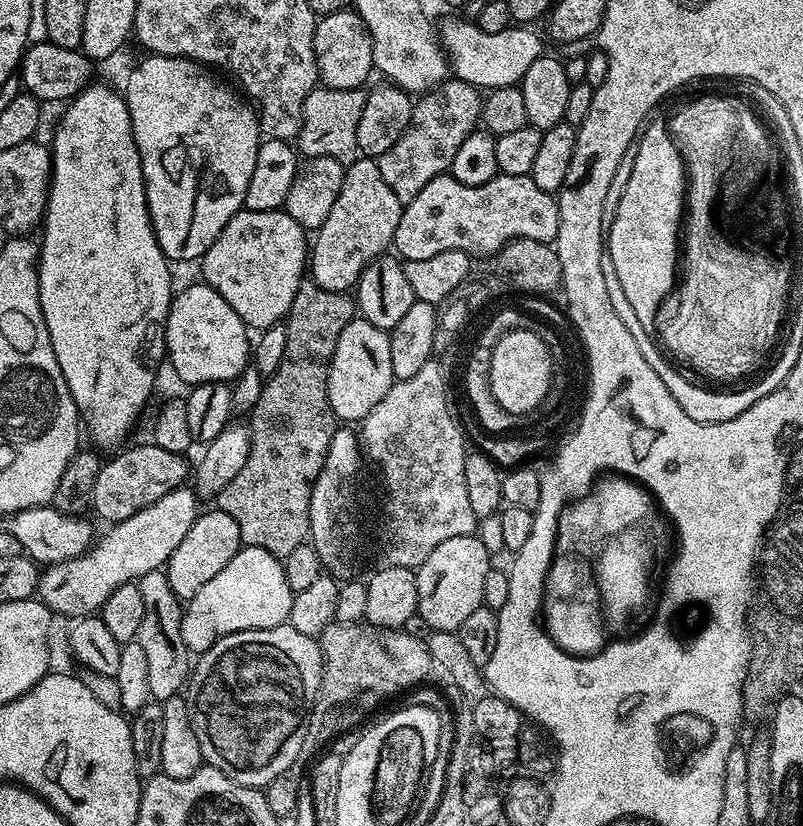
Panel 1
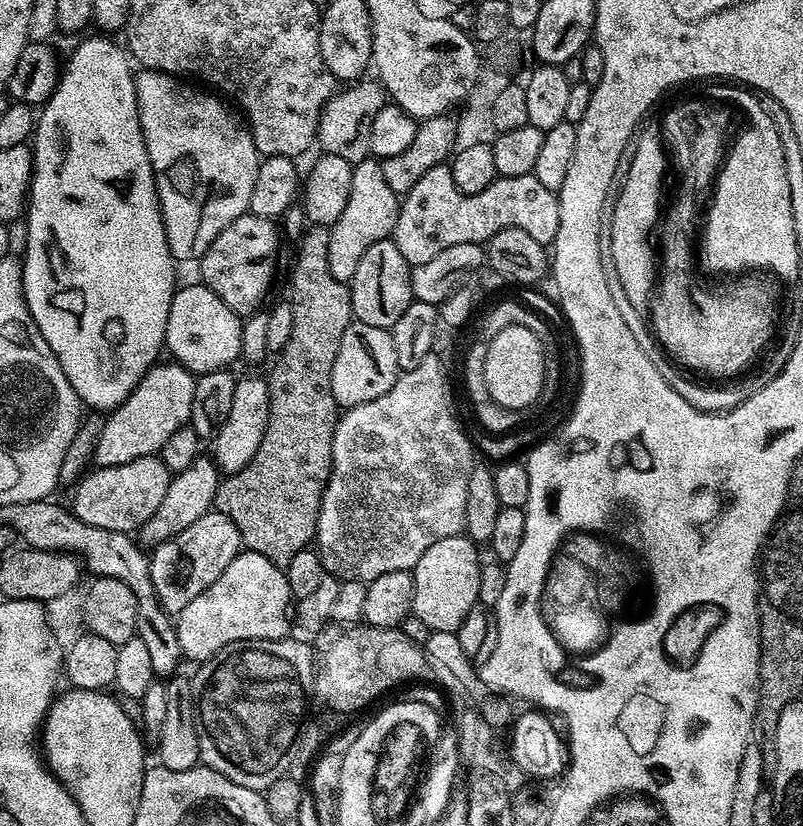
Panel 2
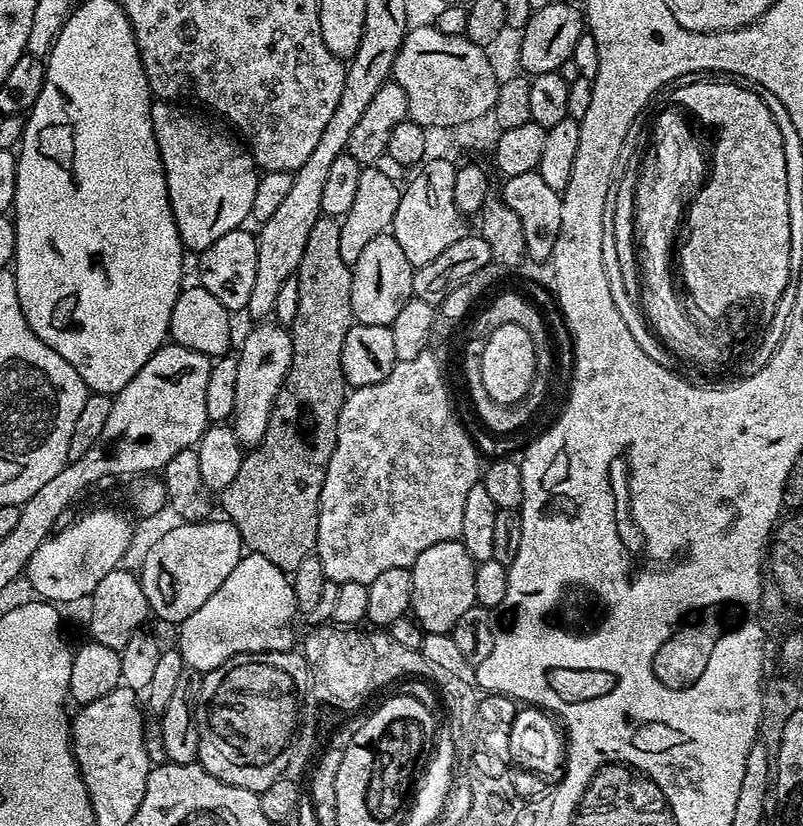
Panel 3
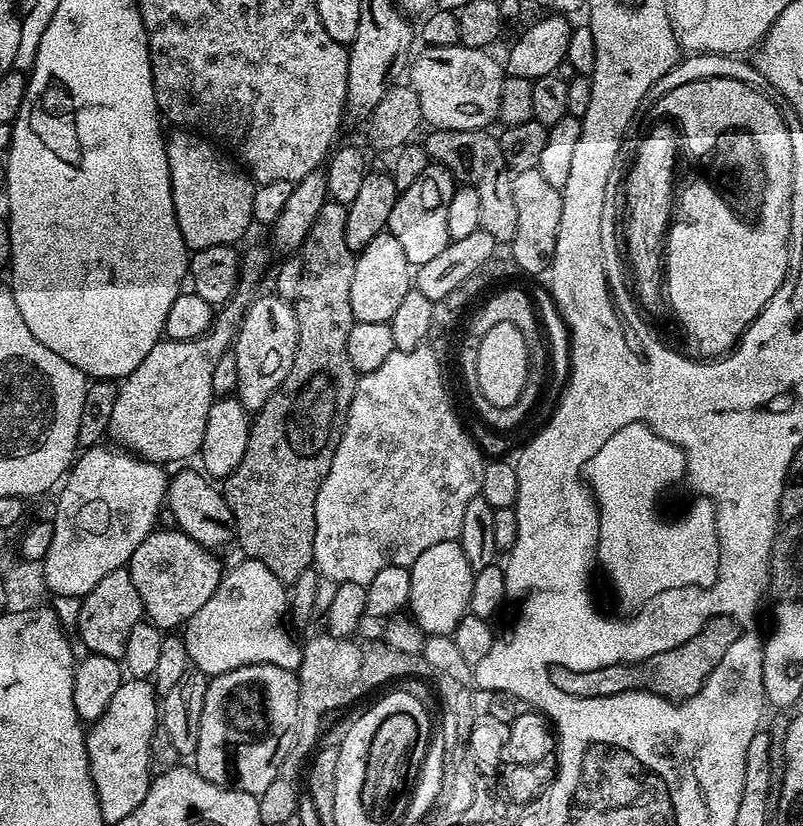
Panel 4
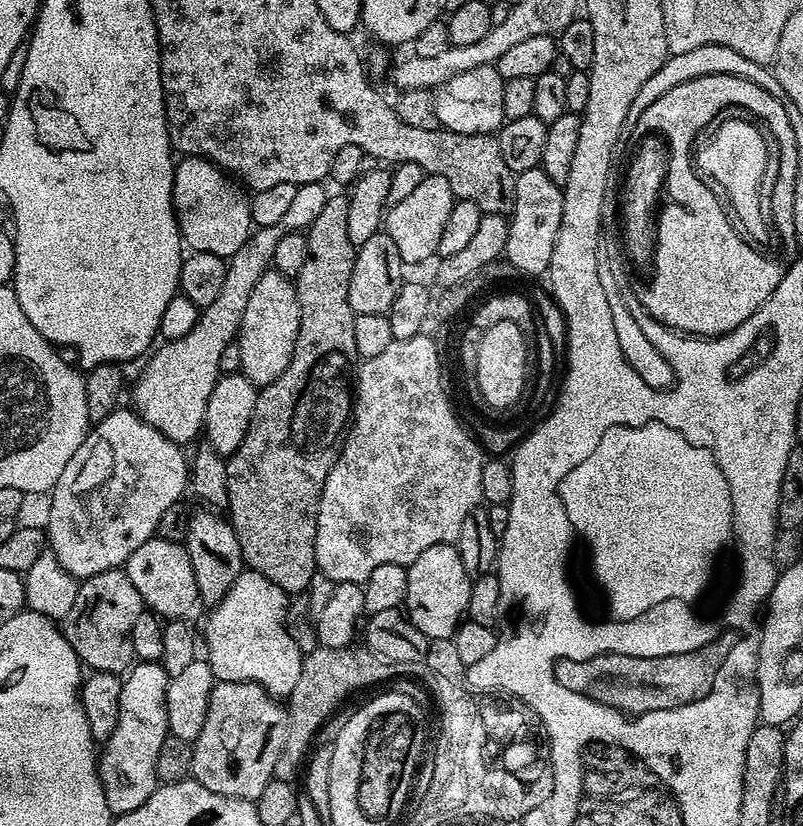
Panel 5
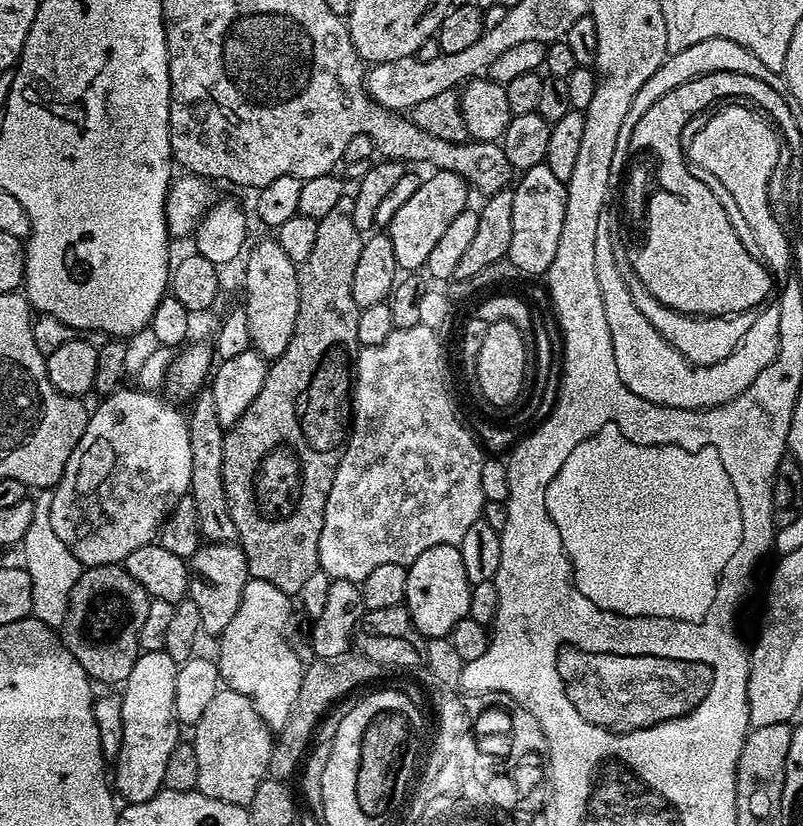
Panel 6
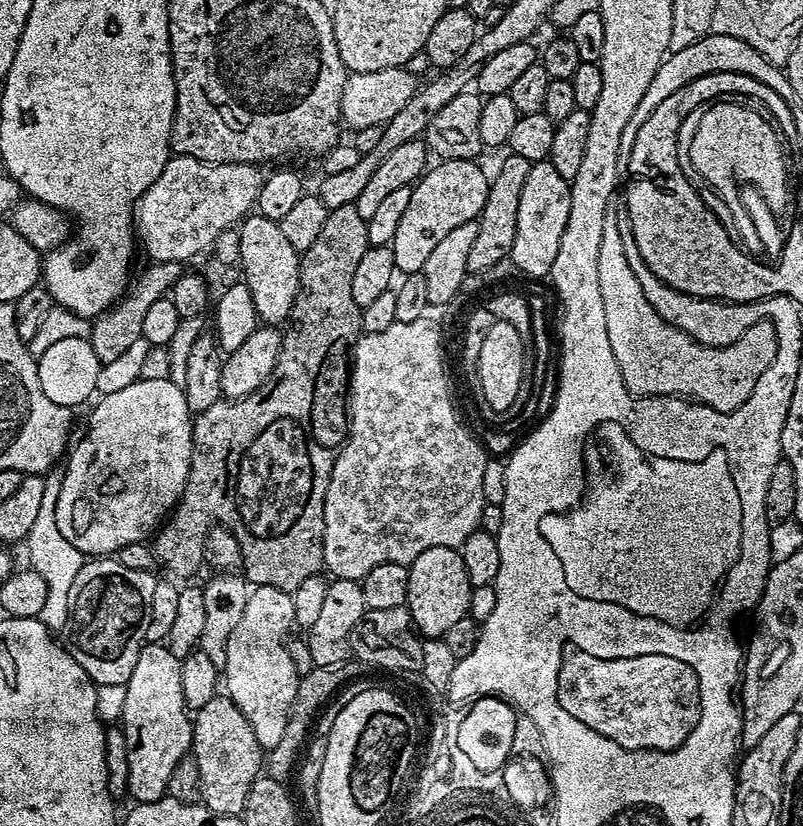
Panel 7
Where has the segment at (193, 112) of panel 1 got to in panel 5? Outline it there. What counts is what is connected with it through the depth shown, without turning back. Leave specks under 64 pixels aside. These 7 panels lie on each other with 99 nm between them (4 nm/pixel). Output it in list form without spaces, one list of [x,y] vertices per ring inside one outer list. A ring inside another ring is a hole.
[[[184,156],[181,161],[172,174],[172,206],[180,224],[181,241],[192,252],[230,258],[254,231],[252,205],[245,189],[224,169],[202,156]]]

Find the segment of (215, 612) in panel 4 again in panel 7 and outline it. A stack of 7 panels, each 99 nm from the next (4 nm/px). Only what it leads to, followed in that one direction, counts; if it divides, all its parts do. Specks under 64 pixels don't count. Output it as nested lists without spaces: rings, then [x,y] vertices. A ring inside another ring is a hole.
[[[255,585],[246,598],[246,610],[234,634],[230,634],[230,646],[226,646],[226,666],[222,669],[222,684],[229,700],[246,714],[246,722],[254,729],[261,749],[278,746],[286,730],[288,715],[296,697],[298,677],[285,644],[288,627],[294,624],[292,593],[274,586]]]

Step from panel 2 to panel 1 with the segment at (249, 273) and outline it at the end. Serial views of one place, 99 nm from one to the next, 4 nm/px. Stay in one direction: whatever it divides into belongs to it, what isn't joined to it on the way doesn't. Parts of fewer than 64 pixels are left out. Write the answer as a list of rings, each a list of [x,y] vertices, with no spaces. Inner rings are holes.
[[[286,211],[236,212],[202,257],[203,283],[222,294],[249,329],[263,330],[281,323],[306,276],[310,240],[304,236],[305,228]]]

